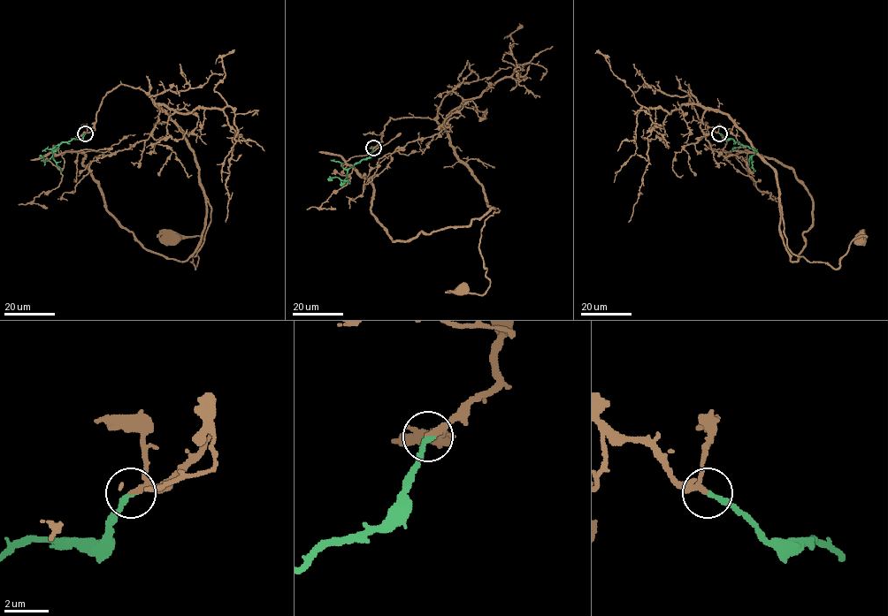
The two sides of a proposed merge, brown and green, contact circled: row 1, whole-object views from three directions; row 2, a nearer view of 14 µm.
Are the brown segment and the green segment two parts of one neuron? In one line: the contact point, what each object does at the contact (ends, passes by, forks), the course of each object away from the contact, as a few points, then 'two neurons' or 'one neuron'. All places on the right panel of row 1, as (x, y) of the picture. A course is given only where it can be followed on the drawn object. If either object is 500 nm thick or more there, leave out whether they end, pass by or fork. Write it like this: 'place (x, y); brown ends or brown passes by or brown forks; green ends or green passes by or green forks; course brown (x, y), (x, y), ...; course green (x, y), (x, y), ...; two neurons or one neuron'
place (719, 133); brown passes by; green ends; course brown (719, 133), (699, 118), (688, 84), (775, 171), (792, 253), (838, 269), (861, 239); course green (719, 133), (748, 146), (755, 152), (748, 161), (749, 156); one neuron

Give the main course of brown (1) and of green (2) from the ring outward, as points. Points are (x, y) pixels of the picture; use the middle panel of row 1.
1: (373, 148), (390, 118), (433, 119), (499, 210), (479, 239), (488, 288), (461, 289)
2: (373, 148), (368, 157), (348, 170), (342, 184), (338, 178), (327, 178)

